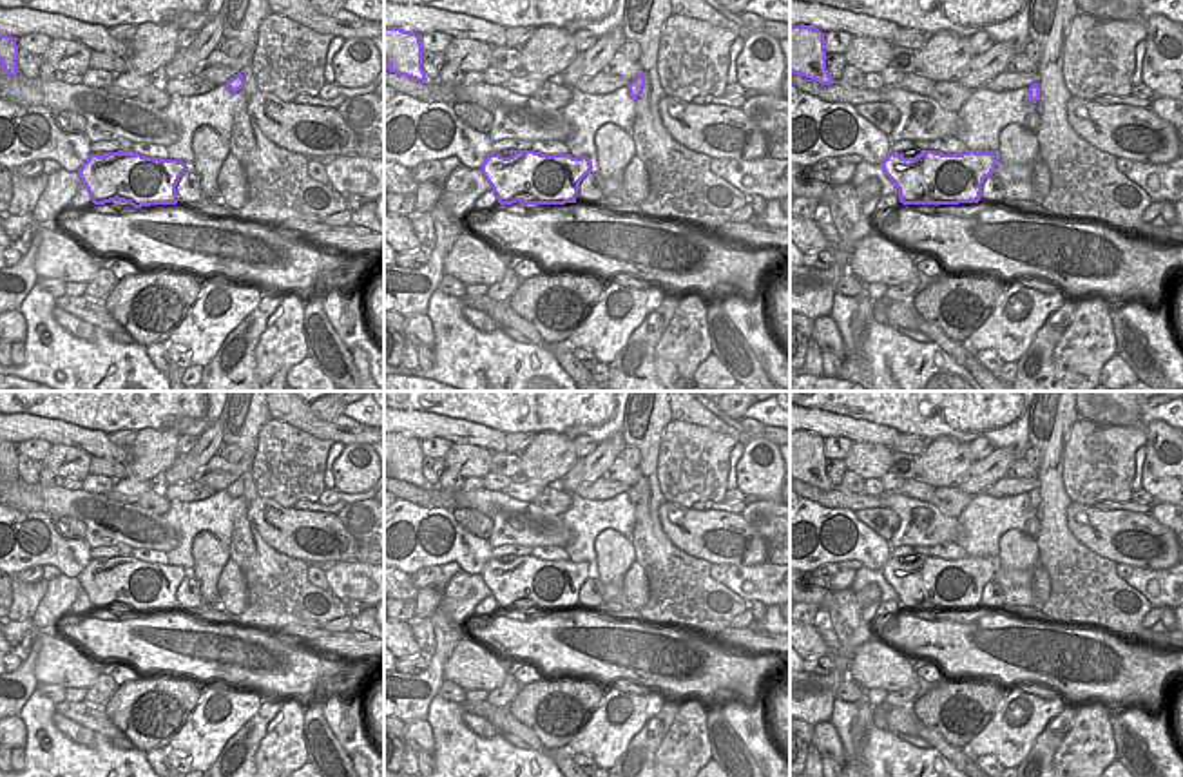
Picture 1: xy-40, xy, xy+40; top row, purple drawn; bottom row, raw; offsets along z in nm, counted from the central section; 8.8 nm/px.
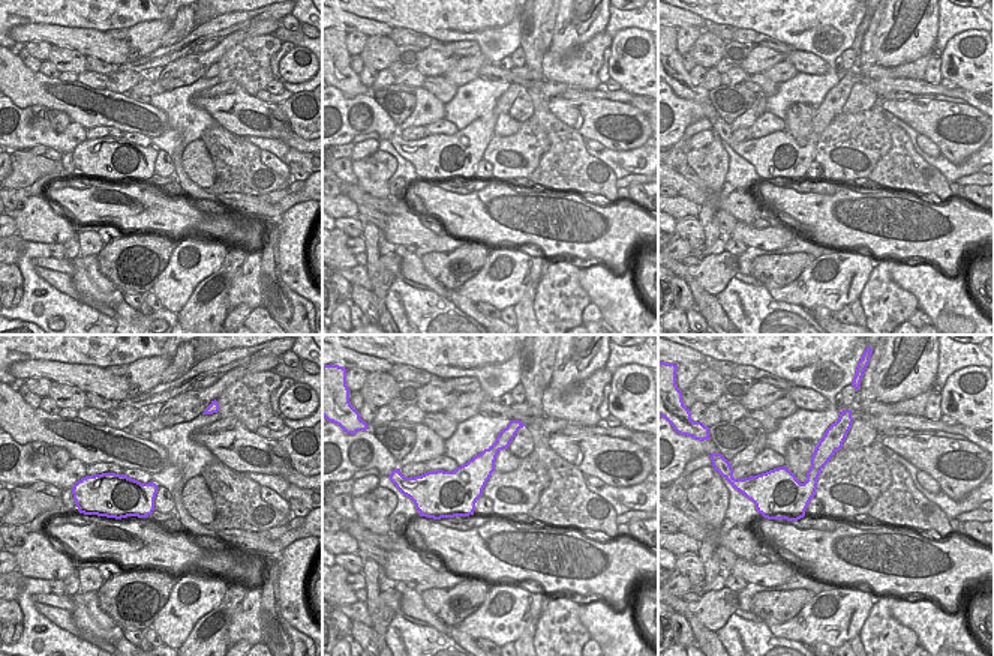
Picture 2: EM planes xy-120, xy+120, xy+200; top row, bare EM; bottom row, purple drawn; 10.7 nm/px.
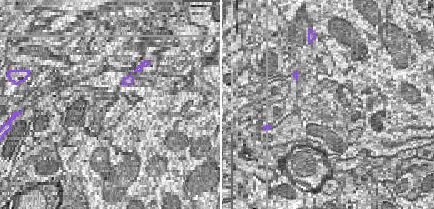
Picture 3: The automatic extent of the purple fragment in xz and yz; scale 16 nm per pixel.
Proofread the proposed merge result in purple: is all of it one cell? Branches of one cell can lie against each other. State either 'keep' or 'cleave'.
keep

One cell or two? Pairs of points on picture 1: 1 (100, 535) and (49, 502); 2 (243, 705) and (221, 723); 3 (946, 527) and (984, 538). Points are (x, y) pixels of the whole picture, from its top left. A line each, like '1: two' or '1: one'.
1: one
2: one
3: two

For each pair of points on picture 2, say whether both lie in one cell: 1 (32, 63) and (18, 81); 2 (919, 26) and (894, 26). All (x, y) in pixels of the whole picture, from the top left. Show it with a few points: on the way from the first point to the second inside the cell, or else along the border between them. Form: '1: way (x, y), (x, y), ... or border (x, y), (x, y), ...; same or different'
1: border (15, 51), (30, 69), (38, 72); different
2: way (913, 26), (900, 26); same

